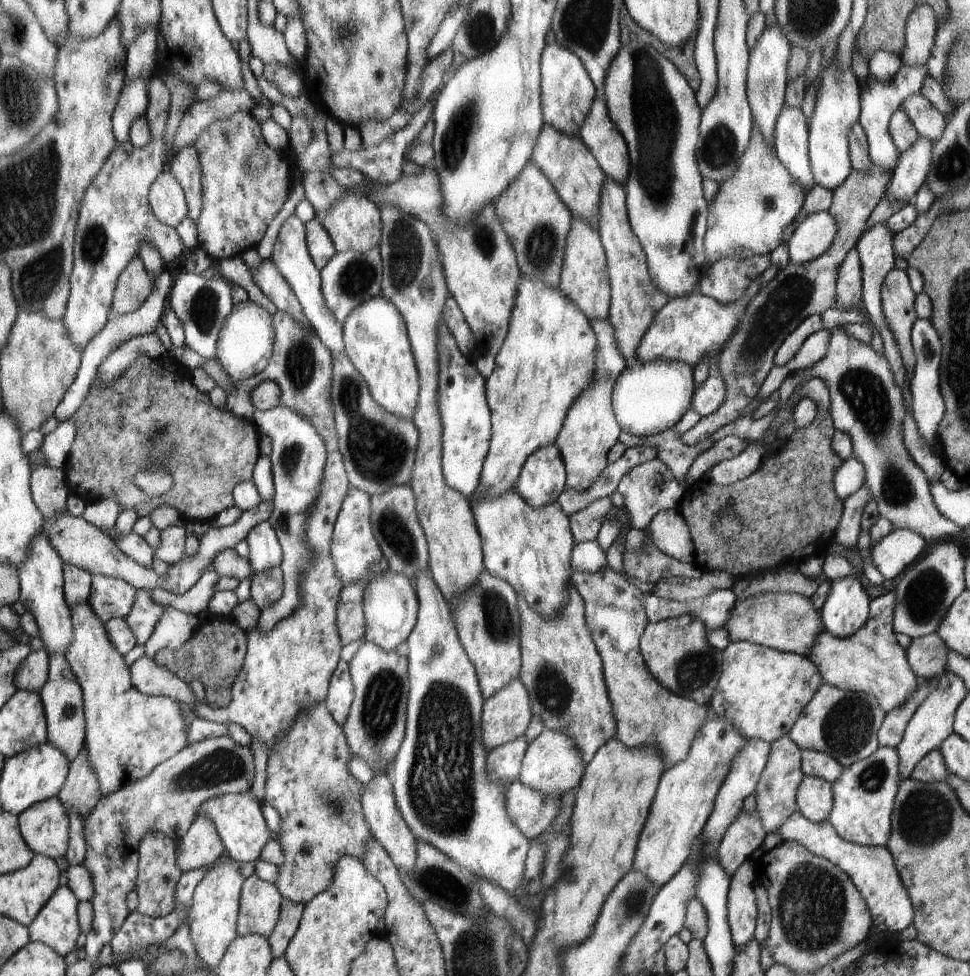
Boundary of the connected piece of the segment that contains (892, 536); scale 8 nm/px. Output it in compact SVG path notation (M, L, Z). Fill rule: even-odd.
M893 528L878 544L871 544L867 551L876 570L886 580L900 576L926 552L926 539L910 529Z

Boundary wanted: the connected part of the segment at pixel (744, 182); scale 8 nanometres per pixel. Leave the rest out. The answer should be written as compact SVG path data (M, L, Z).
M756 122L746 152L740 158L736 174L718 184L718 194L712 204L707 204L708 230L704 236L706 264L714 264L720 258L742 255L762 256L770 254L783 242L784 229L802 210L805 193L802 184L790 176L787 168L778 160L774 148L762 138Z

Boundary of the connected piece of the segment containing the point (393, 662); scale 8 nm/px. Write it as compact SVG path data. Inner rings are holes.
M362 642L354 654L350 666L350 678L355 690L355 700L350 716L342 726L350 752L360 756L373 772L384 775L384 768L391 766L404 740L407 700L409 693L409 662L405 651L382 652L372 642Z

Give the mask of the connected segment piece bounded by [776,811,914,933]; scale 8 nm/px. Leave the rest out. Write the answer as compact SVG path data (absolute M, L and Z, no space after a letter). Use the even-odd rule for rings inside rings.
M798 811L793 812L776 832L782 840L802 844L812 854L829 860L846 872L866 901L871 924L876 928L884 933L899 933L914 924L914 907L908 898L906 886L898 876L894 857L886 847L848 842L836 834L836 830L828 820L819 823L810 822Z

